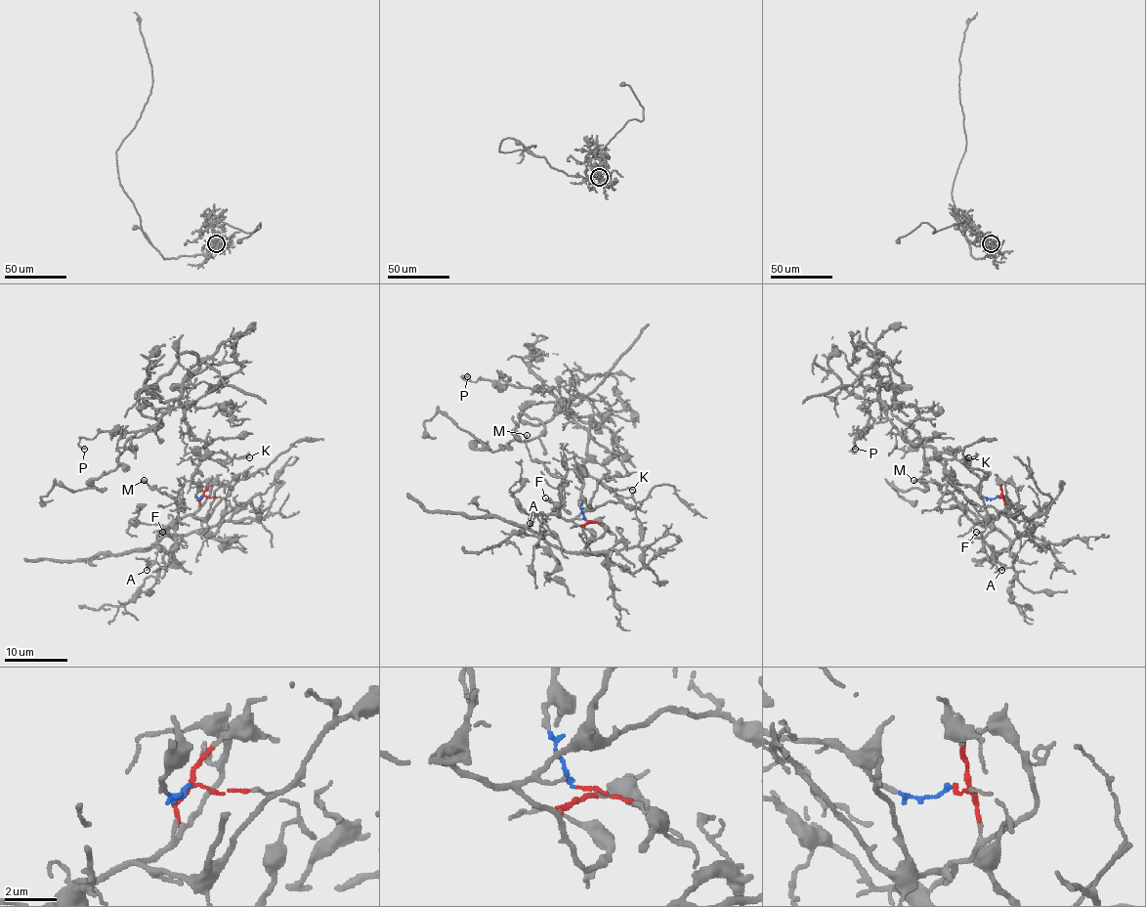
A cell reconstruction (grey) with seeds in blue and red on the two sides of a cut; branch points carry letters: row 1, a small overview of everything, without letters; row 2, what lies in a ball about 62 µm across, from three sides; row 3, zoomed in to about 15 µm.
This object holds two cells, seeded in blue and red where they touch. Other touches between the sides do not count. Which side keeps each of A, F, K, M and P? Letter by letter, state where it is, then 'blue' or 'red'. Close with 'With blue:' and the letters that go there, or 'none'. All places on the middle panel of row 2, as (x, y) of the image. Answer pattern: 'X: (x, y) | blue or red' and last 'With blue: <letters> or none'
A: (530, 523) | red
F: (545, 497) | red
K: (632, 490) | blue
M: (527, 435) | red
P: (467, 376) | blue
With blue: K, P

